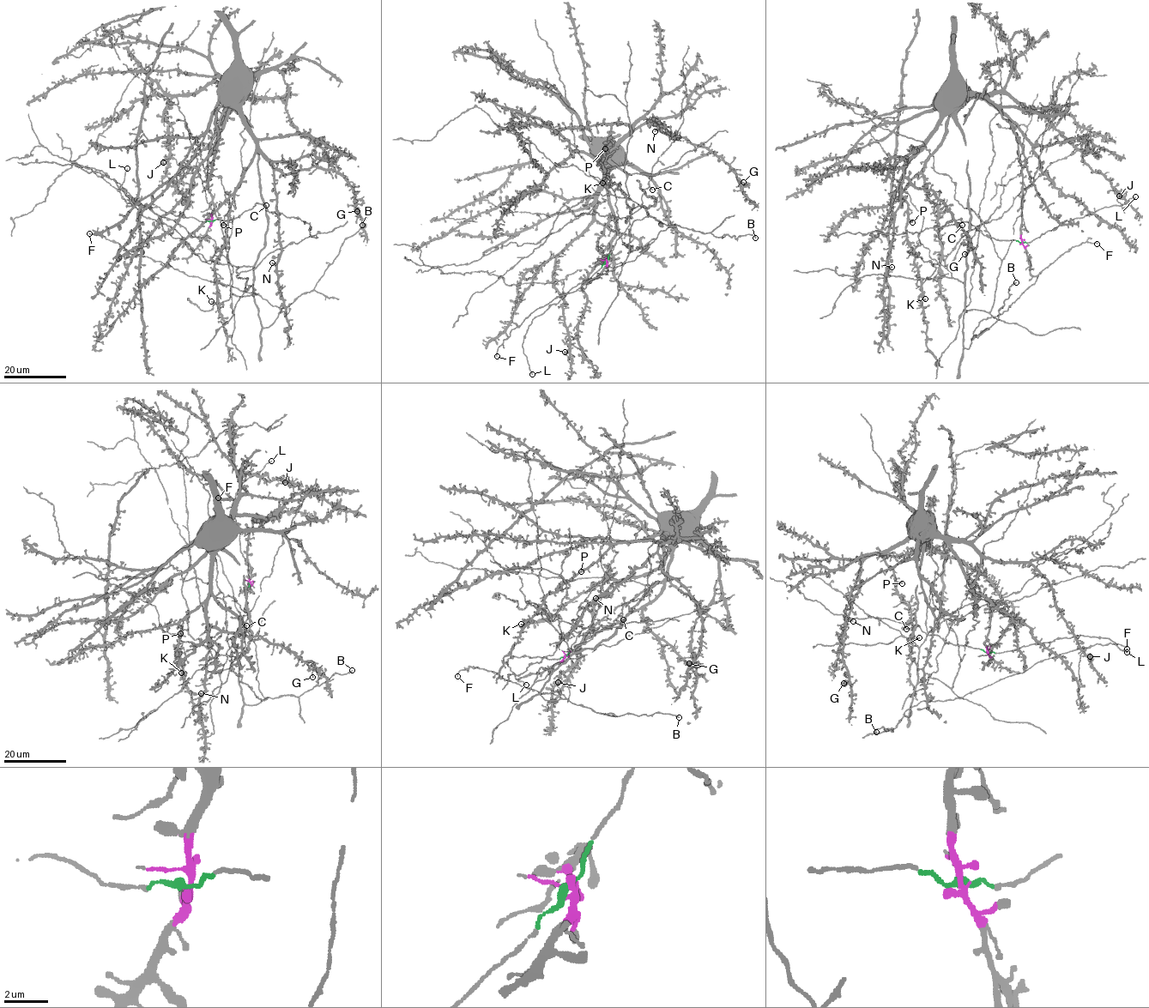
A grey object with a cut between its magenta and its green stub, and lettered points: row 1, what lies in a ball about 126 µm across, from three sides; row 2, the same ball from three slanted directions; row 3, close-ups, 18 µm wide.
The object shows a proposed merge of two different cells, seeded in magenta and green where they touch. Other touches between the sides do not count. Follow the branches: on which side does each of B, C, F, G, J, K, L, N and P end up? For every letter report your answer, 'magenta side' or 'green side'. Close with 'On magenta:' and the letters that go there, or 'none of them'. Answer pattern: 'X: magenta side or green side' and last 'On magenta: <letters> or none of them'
B: magenta side
C: green side
F: magenta side
G: magenta side
J: magenta side
K: magenta side
L: green side
N: magenta side
P: magenta side
On magenta: B, F, G, J, K, N, P

